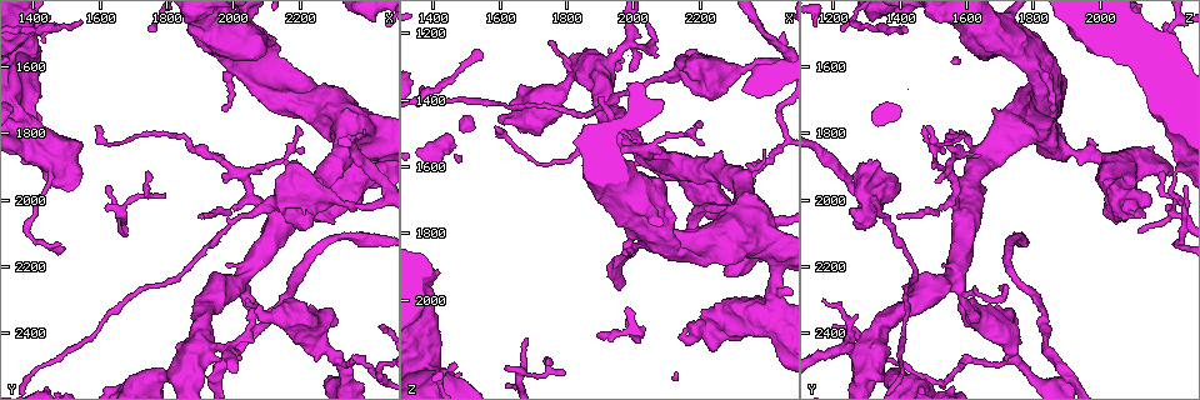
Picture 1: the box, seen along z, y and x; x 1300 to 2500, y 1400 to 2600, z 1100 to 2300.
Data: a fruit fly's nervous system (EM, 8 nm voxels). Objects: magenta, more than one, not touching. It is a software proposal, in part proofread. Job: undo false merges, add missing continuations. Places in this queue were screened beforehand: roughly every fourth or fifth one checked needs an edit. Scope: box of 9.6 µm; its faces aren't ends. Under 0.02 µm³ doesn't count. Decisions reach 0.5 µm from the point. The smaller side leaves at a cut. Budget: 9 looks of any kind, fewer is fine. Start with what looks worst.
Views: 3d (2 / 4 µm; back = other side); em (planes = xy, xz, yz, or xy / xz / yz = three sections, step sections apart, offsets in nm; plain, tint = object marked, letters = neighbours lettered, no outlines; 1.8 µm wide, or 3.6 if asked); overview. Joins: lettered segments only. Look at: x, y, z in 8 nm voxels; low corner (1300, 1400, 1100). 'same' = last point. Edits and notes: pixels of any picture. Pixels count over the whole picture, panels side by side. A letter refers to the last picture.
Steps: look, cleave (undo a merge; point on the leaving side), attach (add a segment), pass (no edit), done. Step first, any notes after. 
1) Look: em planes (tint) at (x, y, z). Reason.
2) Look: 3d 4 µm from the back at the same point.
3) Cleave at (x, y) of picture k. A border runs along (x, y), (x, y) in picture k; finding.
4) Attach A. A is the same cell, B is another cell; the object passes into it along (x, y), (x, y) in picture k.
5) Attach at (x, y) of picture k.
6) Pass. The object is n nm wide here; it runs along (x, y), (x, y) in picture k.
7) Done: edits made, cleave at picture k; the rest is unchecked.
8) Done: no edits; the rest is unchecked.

Look: em planes (letters) at (2160, 1880, 1310).

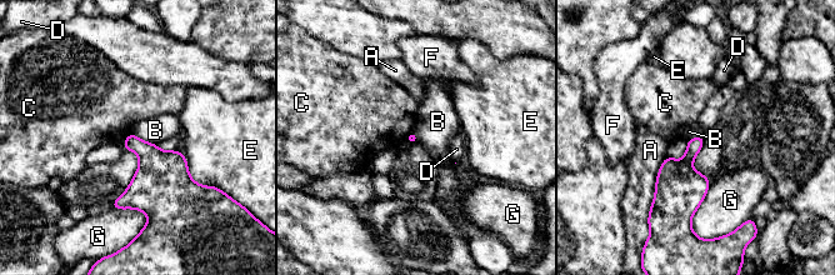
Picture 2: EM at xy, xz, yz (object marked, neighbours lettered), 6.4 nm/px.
Pass. A, B, C, D, E, F and G are other cells; a border runs along (131, 133), (156, 145) in picture 2; no lettered segment goes on from it.

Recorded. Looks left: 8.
Look: em planes (letters) at (1880, 2470, 1310). Calibre changes.

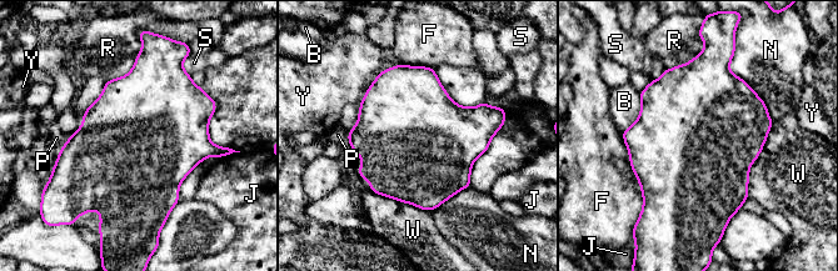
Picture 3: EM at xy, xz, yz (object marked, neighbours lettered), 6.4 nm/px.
Pass. The longest contact is with W, 500 nm; B, F, J, N, P, R, S, W and Y are other cells; a border runs along (380, 70), (359, 106) in picture 3; one cell here.

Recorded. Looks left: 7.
Look: em planes (tint) at (2310, 2360, 1750). Branch stops here.

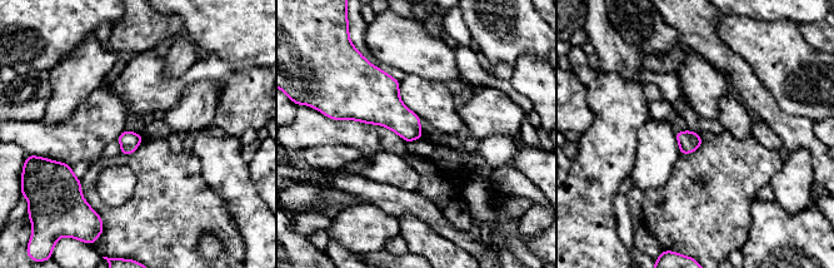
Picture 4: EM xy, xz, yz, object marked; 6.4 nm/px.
Look: em planes (letters) at the same point.

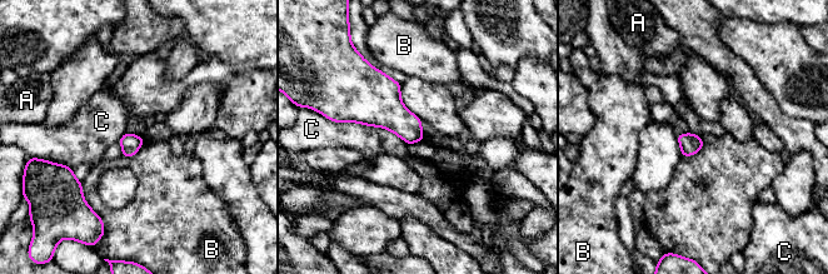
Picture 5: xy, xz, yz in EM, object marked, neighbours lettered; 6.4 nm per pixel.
Pass. A, B and C are other cells; a border runs along (333, 120), (384, 126), (408, 144) in picture 5; none of them fits.

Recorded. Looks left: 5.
Look: em xz step 4 (letters) at (1980, 1870, 1630). Thin end.

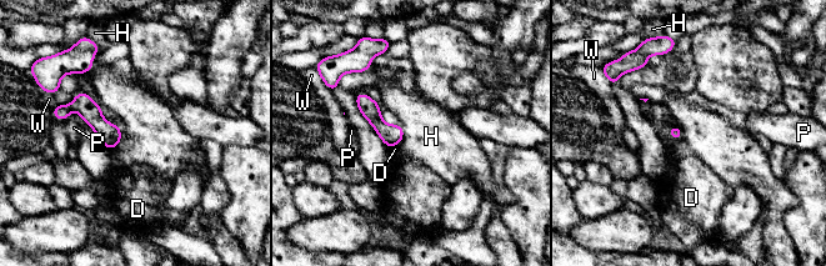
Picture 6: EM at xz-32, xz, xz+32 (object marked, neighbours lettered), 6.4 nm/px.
Look: em planes (letters) at the same point. Cut it another way.

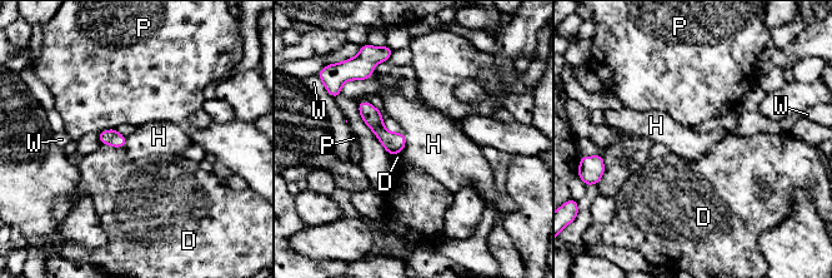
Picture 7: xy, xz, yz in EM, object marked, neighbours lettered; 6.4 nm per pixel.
Pass. The object is 100 nm wide here; D, H, P and W are other cells; it runs along (361, 104), (380, 132), (397, 149) in picture 7; no lettered segment goes on from it.

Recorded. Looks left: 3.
Done: no edits; the rest is unchecked.

